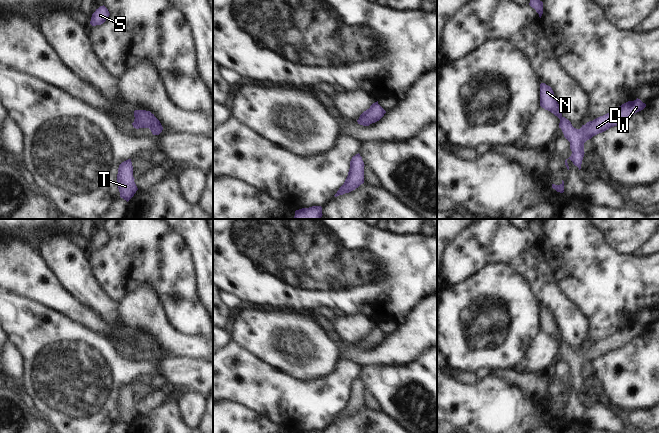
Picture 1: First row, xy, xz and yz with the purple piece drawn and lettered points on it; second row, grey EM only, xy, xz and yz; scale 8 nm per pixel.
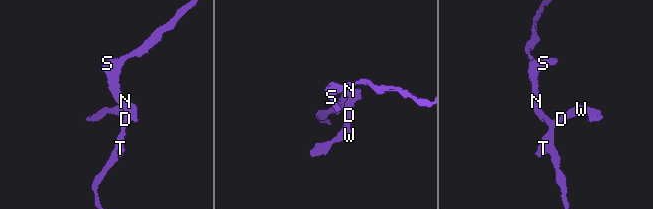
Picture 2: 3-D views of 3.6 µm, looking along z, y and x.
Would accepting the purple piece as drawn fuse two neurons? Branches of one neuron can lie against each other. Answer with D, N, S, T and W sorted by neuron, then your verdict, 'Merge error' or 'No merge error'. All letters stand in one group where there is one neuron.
Groups: D N S T W. No merge error

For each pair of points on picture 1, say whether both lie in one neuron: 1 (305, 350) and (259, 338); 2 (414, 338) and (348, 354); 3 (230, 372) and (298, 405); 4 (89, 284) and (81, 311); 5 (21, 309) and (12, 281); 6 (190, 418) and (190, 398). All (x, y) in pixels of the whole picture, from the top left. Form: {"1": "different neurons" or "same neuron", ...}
{"1": "same neuron", "2": "same neuron", "3": "same neuron", "4": "different neurons", "5": "different neurons", "6": "same neuron"}

